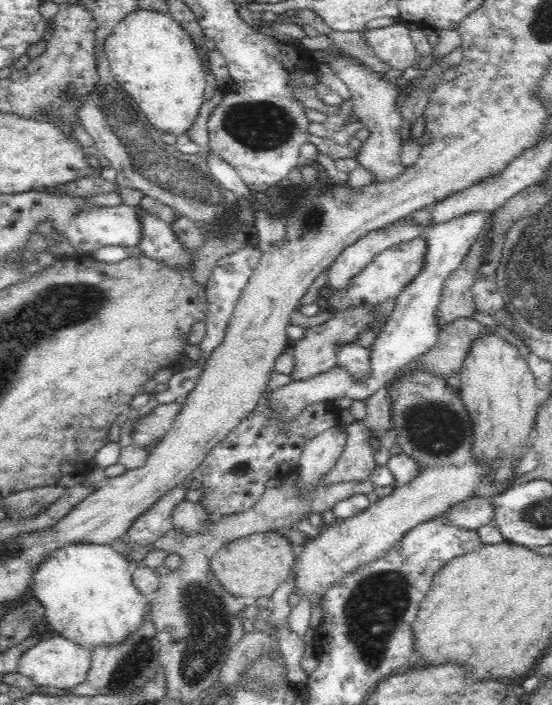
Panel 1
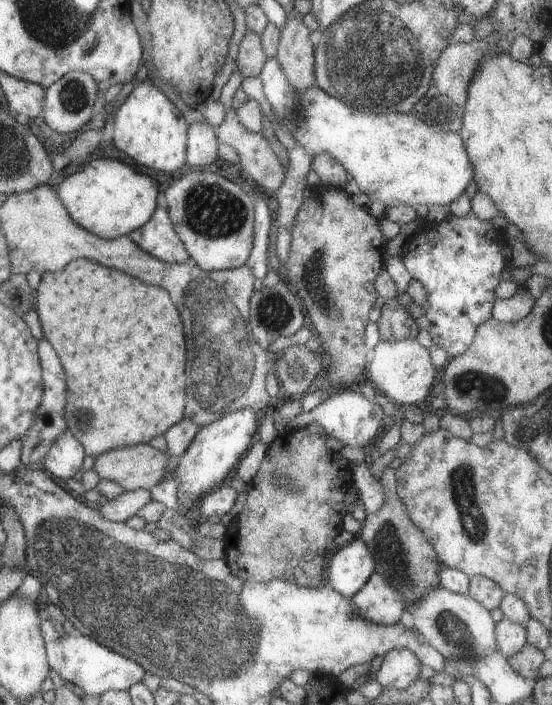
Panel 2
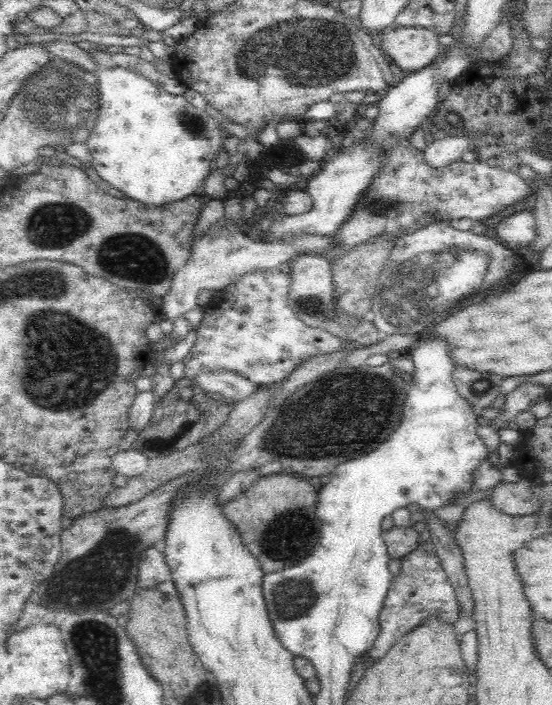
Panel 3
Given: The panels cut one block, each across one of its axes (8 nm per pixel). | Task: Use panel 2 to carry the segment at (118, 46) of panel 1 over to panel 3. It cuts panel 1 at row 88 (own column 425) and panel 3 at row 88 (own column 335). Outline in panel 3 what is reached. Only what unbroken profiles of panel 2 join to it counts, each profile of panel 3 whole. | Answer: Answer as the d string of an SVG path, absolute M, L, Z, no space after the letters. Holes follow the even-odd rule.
M117 66L97 73L98 104L96 124L88 134L86 149L98 176L144 208L156 208L201 193L202 183L212 174L214 162L223 150L224 132L204 109L194 107L183 95L173 95L156 87L134 70Z

